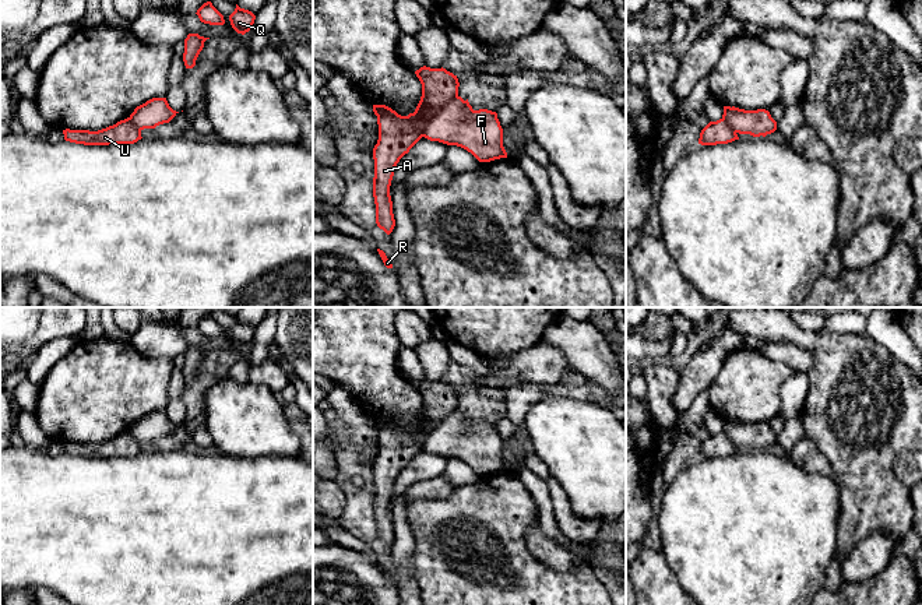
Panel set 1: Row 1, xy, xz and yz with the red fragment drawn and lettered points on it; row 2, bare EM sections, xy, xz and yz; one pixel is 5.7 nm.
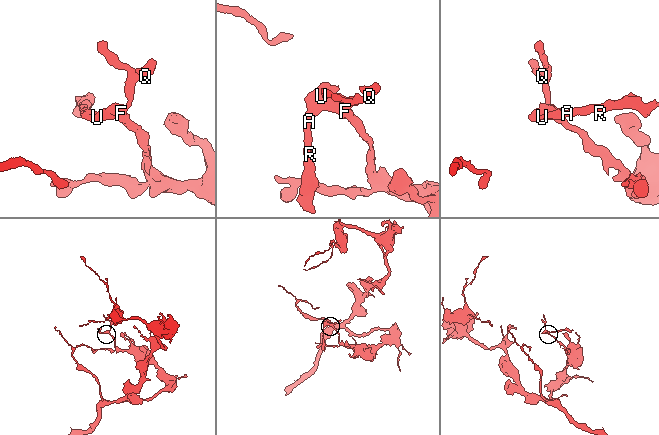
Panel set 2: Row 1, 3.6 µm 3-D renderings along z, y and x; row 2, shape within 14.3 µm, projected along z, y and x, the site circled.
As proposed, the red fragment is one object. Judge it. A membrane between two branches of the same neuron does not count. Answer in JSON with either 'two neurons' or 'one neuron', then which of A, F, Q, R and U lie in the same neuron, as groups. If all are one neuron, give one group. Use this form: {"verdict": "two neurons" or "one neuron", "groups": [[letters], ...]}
{"verdict": "two neurons", "groups": [["A", "R", "U"], ["F", "Q"]]}

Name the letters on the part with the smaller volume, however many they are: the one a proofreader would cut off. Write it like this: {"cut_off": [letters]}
{"cut_off": ["A", "R", "U"]}

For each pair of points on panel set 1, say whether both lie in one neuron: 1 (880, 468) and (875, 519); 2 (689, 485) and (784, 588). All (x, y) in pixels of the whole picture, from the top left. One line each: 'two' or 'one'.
1: one
2: one

